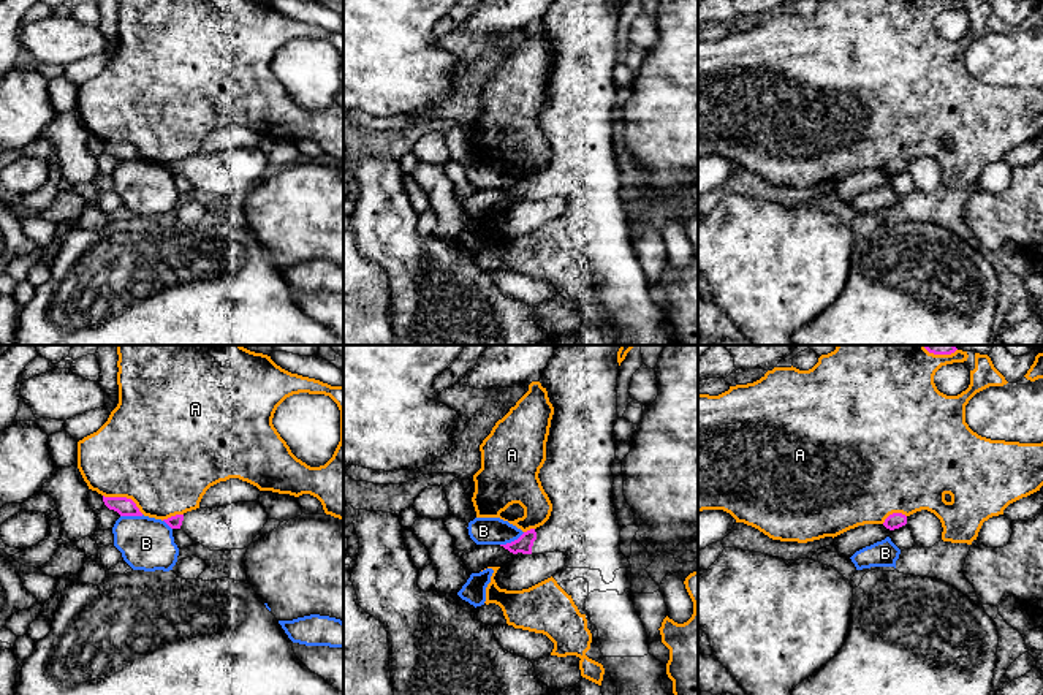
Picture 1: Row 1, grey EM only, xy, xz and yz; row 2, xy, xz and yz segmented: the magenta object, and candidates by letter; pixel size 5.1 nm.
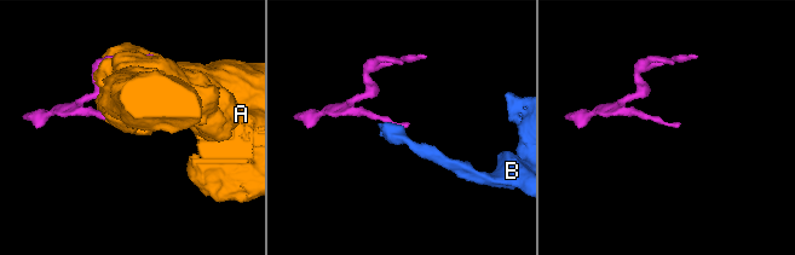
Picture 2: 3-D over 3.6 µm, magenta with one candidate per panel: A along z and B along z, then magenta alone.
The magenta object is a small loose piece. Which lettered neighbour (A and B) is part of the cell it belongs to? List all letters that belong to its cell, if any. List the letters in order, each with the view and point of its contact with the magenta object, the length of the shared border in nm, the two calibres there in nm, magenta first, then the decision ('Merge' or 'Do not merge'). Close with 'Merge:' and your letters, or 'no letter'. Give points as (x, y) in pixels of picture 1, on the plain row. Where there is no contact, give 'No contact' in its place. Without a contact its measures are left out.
A: Touches magenta at xy (124, 143). Shared border 220 nm. Thickness 100 nm (magenta) against 480 nm. Do not merge
B: Touches magenta at xz (512, 187). Shared border 140 nm. Thickness 90 nm (magenta) against 140 nm. Do not merge
Merge: no letter

